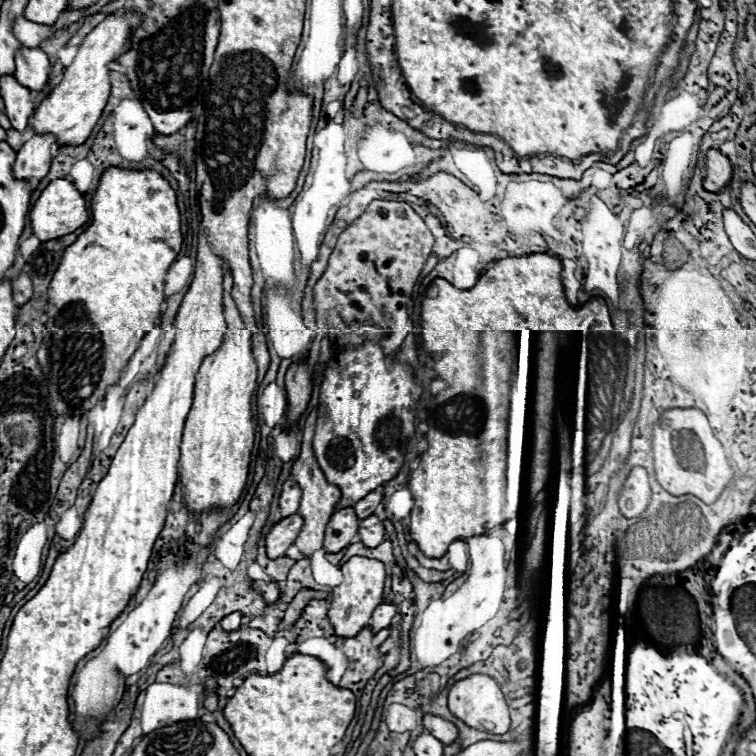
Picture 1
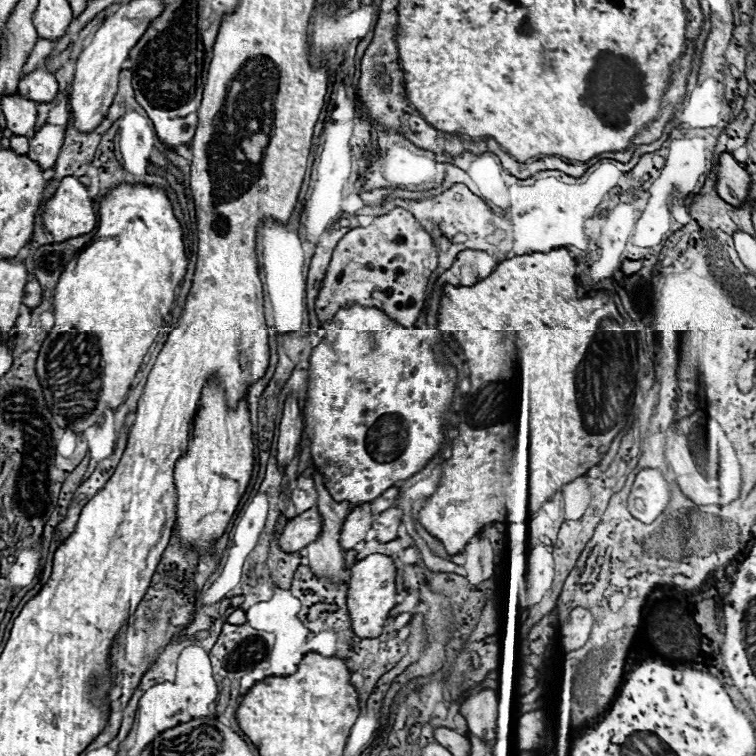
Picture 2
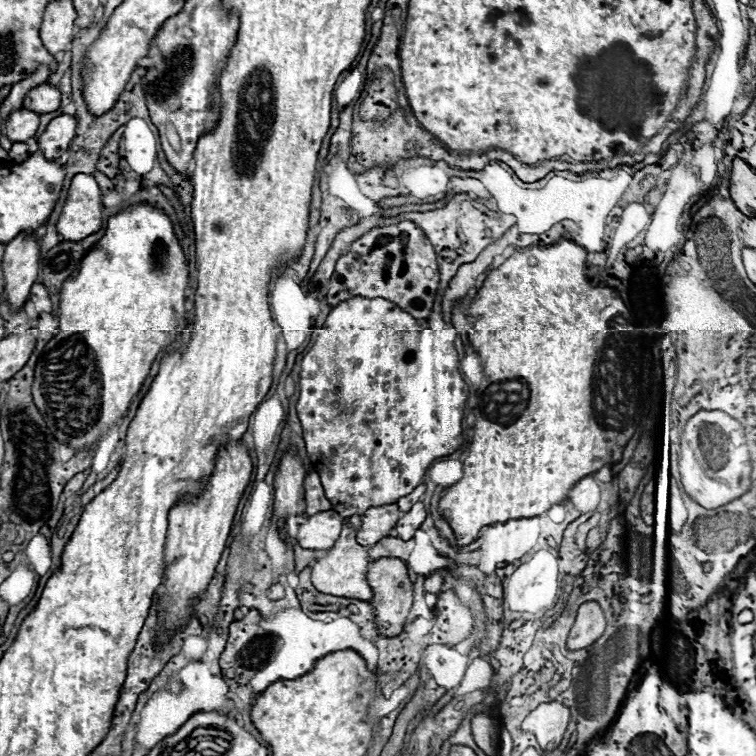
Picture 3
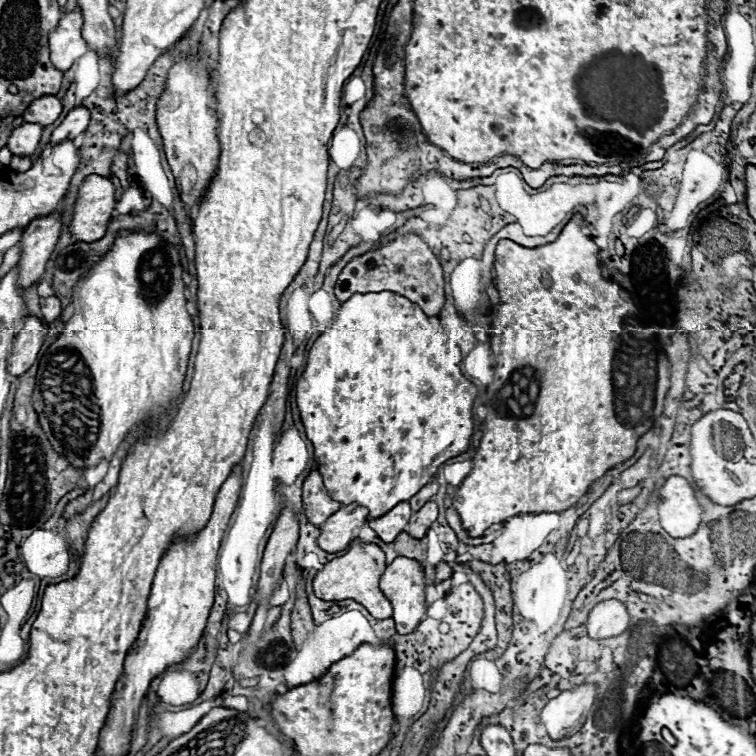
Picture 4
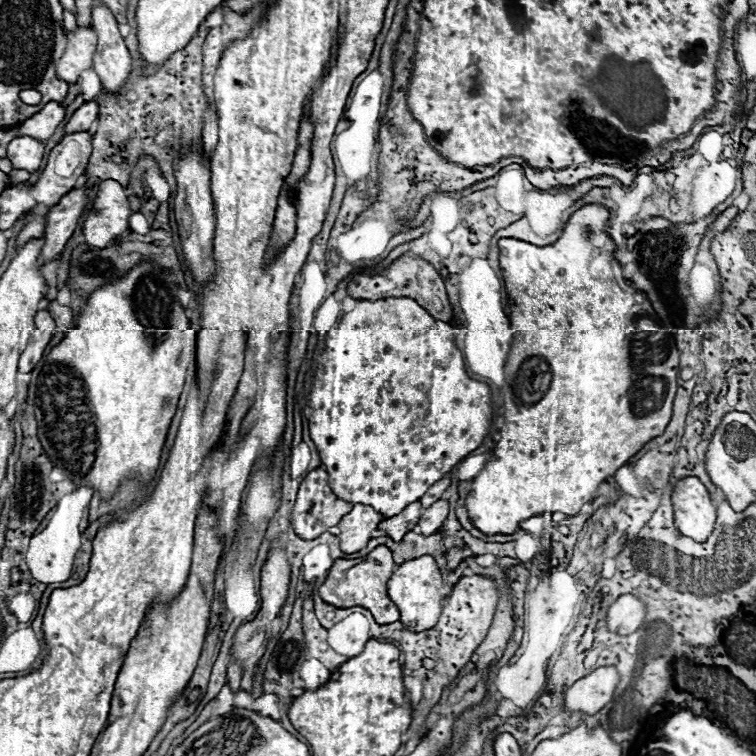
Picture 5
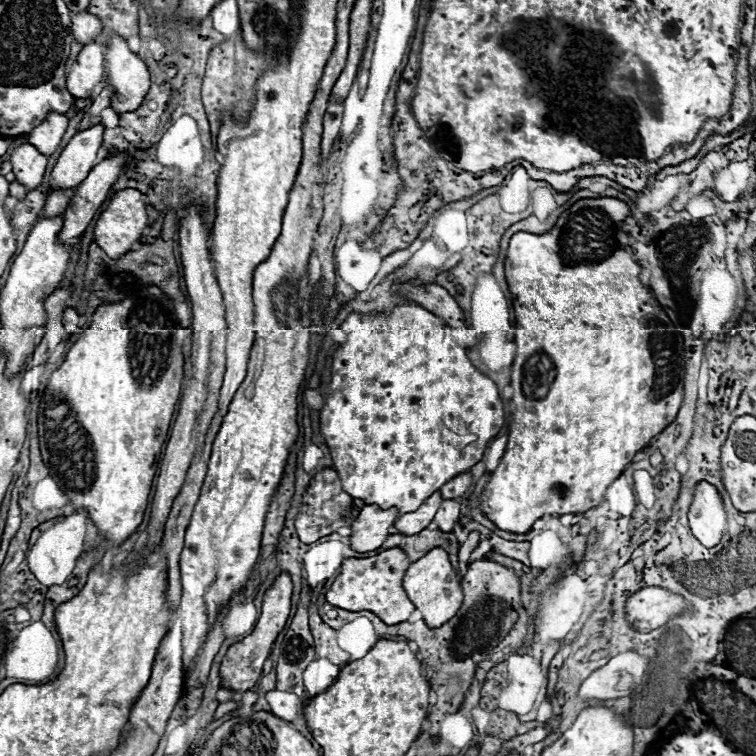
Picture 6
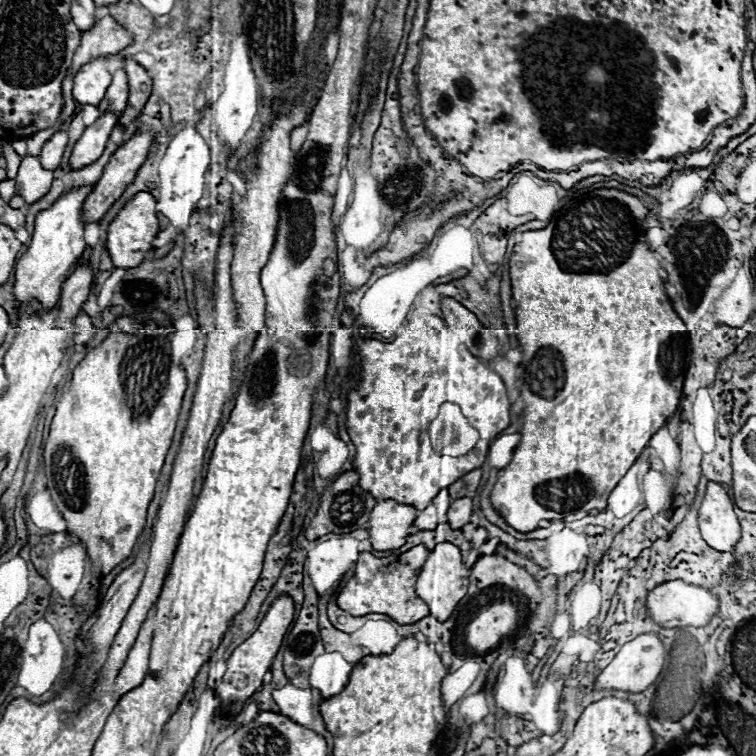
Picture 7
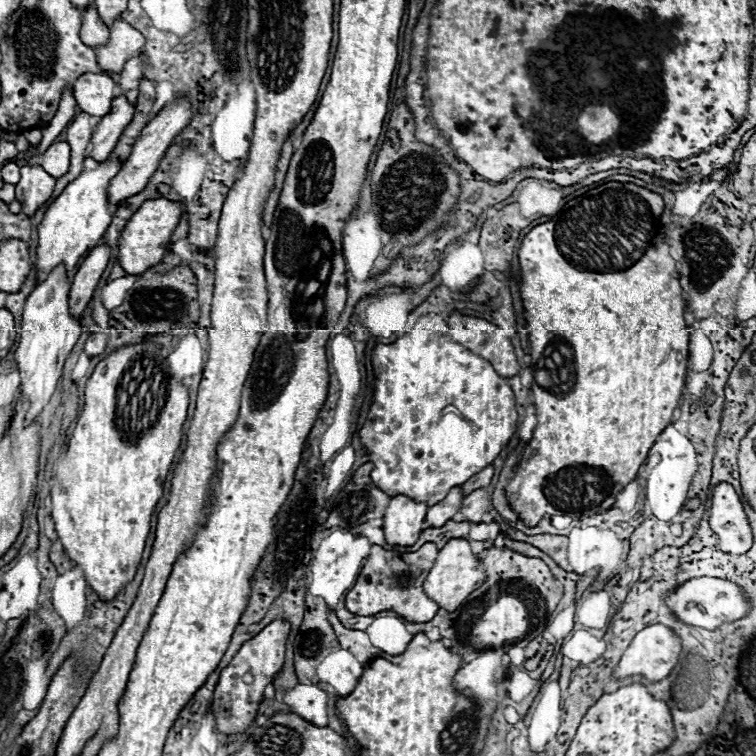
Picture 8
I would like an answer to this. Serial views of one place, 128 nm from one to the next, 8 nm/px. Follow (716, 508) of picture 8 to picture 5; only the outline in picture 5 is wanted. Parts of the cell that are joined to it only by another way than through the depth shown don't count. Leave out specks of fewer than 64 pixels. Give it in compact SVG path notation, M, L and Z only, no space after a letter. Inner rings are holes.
M688 476L676 482L672 490L672 510L674 526L678 532L682 532L682 536L704 542L712 534L716 508L712 506L708 490L698 478Z

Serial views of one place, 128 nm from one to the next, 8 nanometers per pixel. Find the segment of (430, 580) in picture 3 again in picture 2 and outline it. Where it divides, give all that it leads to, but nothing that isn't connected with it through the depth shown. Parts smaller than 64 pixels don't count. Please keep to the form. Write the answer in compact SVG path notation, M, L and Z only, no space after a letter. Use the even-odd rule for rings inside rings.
M417 590L416 592L409 594L403 602L394 606L394 608L390 610L390 614L388 614L388 616L390 616L390 618L396 618L396 616L404 612L412 612L415 606L419 604L419 602L420 590Z

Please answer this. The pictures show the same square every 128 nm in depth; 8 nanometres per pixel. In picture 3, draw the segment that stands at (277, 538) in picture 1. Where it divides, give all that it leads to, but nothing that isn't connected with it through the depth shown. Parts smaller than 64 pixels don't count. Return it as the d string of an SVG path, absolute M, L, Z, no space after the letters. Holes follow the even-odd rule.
M326 510L308 516L308 520L298 526L296 540L302 548L322 550L334 544L334 540L340 536L340 530L342 530L342 516L338 516L336 510Z

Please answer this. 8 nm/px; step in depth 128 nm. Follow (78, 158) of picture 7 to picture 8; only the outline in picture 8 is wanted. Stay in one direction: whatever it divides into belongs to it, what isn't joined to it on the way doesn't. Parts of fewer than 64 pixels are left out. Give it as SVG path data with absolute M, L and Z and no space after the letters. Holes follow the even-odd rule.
M124 96L114 98L110 112L100 118L100 122L96 124L96 130L92 132L92 138L90 138L92 150L88 152L88 156L94 158L96 162L104 162L112 152L114 144L118 142L122 130L132 120L134 112L136 112L134 106Z

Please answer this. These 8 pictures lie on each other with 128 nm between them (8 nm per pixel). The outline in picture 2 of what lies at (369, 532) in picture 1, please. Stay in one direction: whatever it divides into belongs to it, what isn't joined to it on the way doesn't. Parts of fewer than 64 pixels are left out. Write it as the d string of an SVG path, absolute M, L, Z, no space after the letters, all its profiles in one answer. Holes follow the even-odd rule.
M390 508L382 512L374 522L372 522L372 532L378 542L390 542L398 538L398 526L402 520L402 510Z

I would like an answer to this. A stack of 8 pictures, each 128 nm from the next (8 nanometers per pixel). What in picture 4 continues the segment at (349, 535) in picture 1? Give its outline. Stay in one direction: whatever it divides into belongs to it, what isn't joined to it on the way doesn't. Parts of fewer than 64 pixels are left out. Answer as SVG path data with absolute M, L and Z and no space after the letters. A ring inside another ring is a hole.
M400 502L392 510L388 510L384 516L370 518L368 524L370 524L370 528L376 532L376 536L382 542L392 542L406 528L410 516L412 516L410 504L408 502Z

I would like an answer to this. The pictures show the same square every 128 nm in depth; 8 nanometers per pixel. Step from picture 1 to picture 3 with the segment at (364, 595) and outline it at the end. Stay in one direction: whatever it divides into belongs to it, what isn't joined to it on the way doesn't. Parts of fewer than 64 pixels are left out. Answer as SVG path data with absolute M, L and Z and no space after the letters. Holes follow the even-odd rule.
M378 558L368 564L366 580L372 588L372 598L368 600L368 604L372 606L378 636L382 636L382 638L398 636L404 628L404 622L406 622L410 606L412 606L412 582L408 578L406 564L400 558Z

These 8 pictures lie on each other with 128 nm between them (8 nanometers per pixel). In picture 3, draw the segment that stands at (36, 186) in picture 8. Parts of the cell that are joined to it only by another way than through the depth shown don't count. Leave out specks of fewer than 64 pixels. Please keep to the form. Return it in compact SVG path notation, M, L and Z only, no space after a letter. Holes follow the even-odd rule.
M26 108L10 112L6 120L6 134L12 142L28 142L38 130L38 114Z

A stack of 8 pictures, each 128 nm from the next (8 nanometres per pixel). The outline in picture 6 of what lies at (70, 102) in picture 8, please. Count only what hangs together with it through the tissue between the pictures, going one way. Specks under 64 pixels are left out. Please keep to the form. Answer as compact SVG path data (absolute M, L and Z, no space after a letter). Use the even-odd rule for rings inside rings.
M70 12L70 18L72 18L72 34L80 44L98 40L98 36L102 34L102 24L96 16L90 16L86 12Z

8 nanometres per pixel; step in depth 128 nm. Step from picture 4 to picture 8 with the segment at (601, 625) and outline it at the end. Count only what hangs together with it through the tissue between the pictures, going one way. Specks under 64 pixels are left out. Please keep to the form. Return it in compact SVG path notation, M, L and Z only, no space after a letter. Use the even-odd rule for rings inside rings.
M708 576L692 578L692 580L680 584L676 590L668 592L666 606L672 610L672 614L680 622L684 622L688 626L706 628L706 630L716 630L724 622L740 620L750 608L748 600L744 598L744 592L736 584L732 584L728 580L720 580L720 578L708 578Z

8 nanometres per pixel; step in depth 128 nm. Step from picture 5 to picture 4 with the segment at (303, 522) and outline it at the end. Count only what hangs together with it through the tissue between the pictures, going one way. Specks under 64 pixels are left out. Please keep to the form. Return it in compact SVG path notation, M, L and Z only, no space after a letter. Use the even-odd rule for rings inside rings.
M312 470L302 486L302 500L304 500L304 514L310 524L322 526L326 522L326 516L334 514L338 508L342 508L340 502L332 500L322 484L322 476L318 470Z

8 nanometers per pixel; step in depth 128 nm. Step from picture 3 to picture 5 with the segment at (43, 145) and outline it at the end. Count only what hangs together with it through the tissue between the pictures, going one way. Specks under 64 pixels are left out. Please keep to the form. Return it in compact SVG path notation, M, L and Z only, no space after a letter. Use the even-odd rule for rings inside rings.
M92 100L92 102L86 102L82 104L70 118L70 122L64 126L64 132L66 134L74 134L74 132L86 132L92 122L98 118L98 104Z

